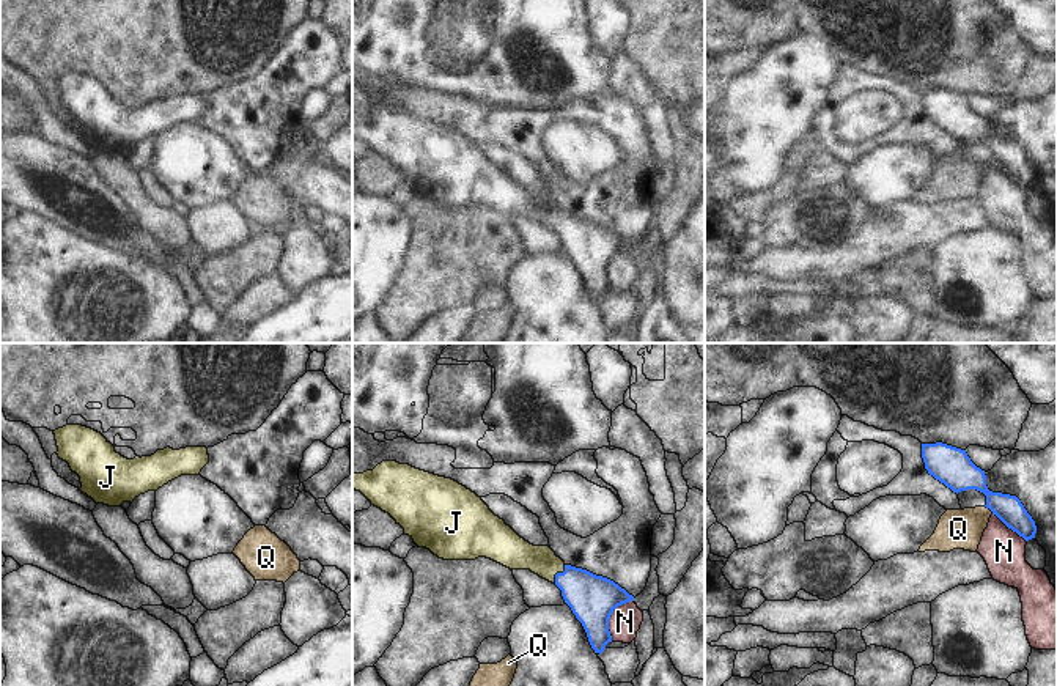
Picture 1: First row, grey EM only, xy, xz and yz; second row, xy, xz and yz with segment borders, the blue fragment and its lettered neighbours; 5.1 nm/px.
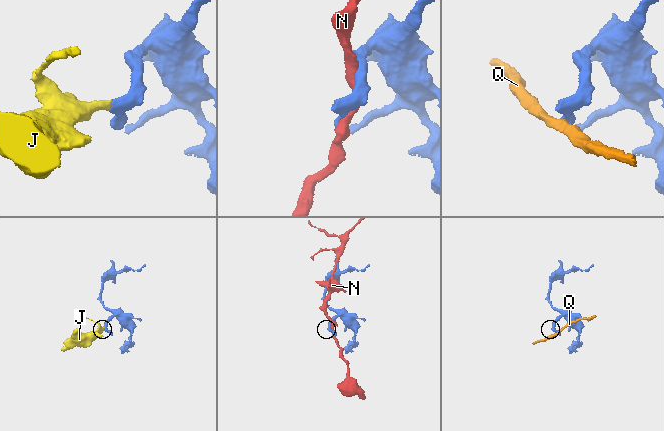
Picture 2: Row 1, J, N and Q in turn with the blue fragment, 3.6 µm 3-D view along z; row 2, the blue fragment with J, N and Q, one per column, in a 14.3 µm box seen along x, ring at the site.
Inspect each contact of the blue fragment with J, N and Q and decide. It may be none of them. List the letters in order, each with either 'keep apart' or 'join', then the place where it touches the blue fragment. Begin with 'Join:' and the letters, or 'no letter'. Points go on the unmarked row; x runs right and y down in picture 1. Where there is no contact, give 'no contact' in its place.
Join: J
J: join; meets blue in xz at (557, 221)
N: keep apart; meets blue in xz at (609, 265)
Q: keep apart; meets blue in yz at (990, 156)

